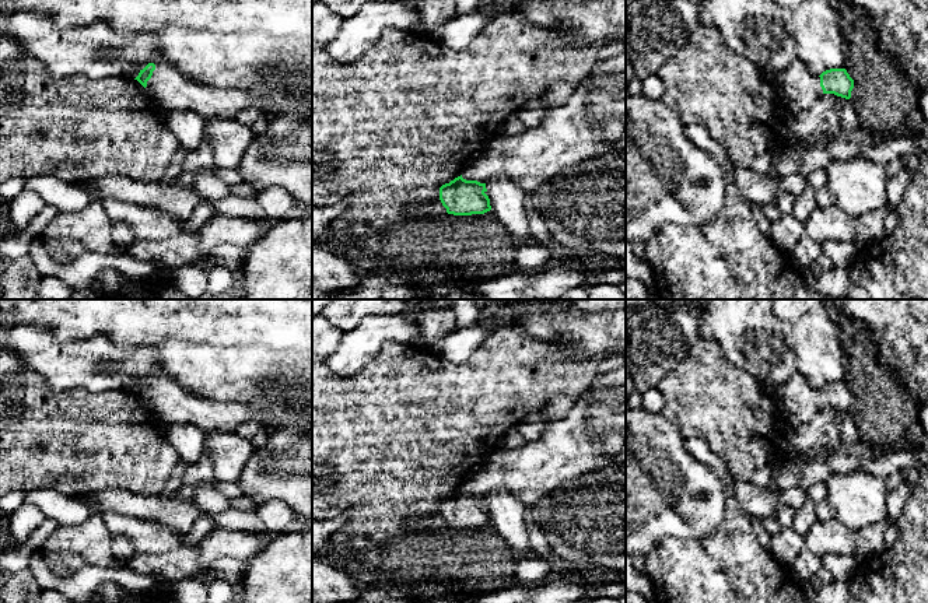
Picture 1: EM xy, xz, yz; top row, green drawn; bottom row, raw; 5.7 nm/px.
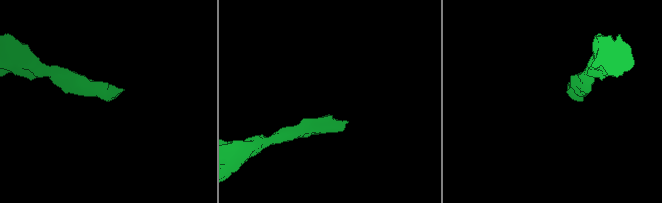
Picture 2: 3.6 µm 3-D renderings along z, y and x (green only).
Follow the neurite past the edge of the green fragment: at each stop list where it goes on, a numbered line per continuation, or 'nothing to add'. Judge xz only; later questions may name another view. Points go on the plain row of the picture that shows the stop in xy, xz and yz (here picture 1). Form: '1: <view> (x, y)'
1: xz (591, 435)

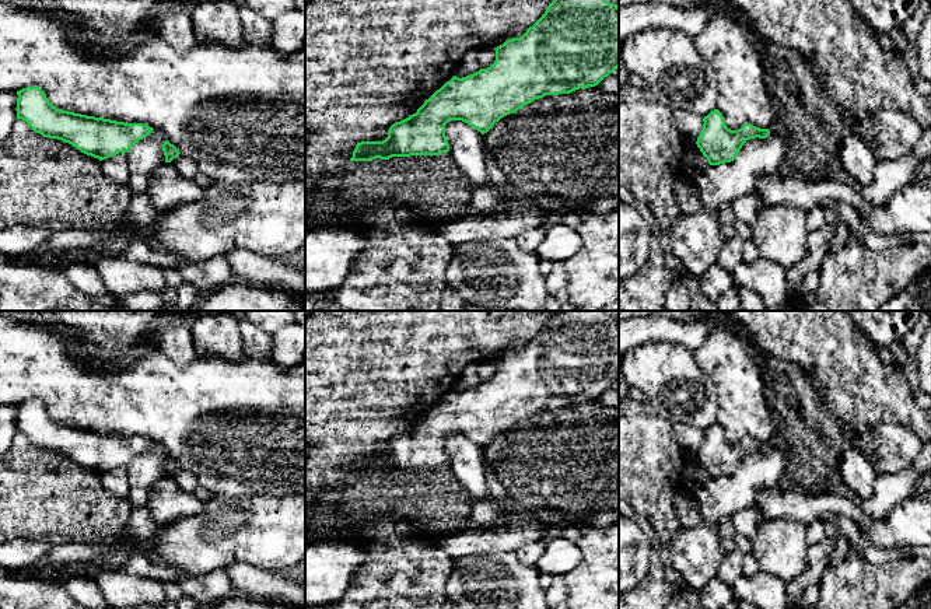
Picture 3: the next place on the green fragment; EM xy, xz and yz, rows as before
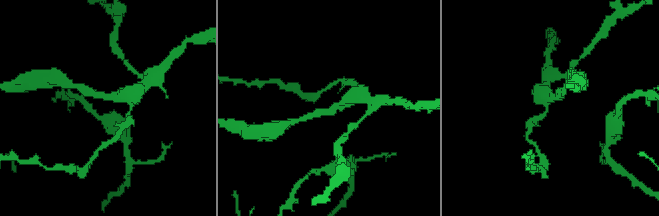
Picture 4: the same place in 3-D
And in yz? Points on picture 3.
nothing to add

